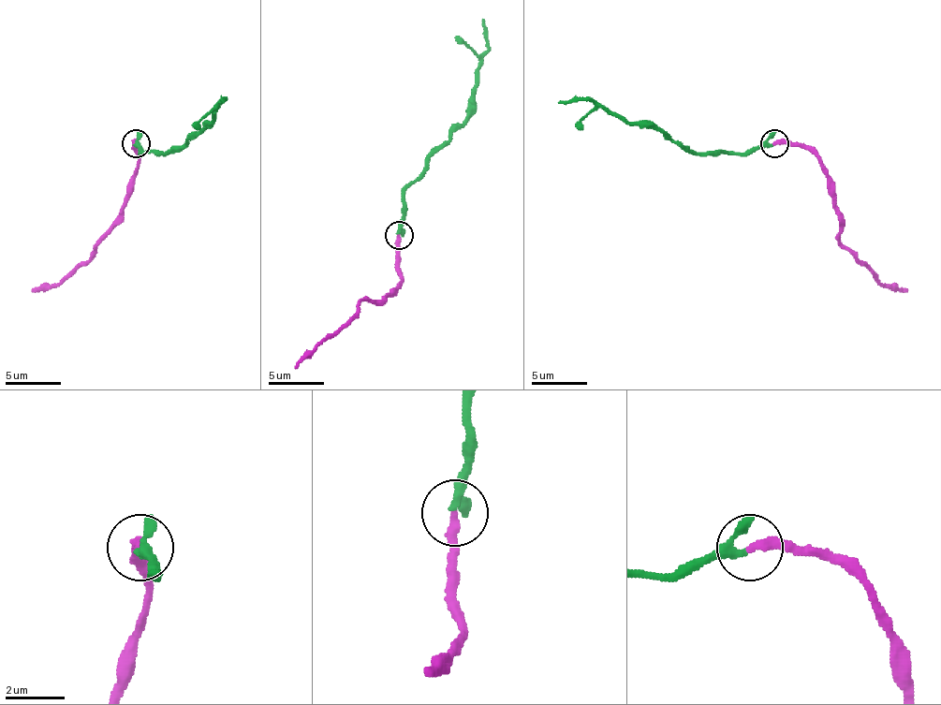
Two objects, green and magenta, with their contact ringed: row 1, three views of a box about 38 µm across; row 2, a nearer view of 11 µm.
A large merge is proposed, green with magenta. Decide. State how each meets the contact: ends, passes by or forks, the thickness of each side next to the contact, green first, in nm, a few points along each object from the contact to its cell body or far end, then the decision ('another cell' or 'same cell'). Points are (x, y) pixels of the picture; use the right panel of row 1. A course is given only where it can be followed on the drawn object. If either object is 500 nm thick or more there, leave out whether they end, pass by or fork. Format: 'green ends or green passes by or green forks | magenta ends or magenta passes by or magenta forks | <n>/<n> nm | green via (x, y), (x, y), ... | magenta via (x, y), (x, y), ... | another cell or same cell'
green passes by | magenta ends | 240/320 nm | green via (773, 143), (728, 152), (686, 152), (655, 127), (609, 113), (589, 99), (558, 102) | magenta via (773, 143), (804, 143), (821, 160), (838, 219), (841, 242), (882, 284), (907, 292) | same cell

